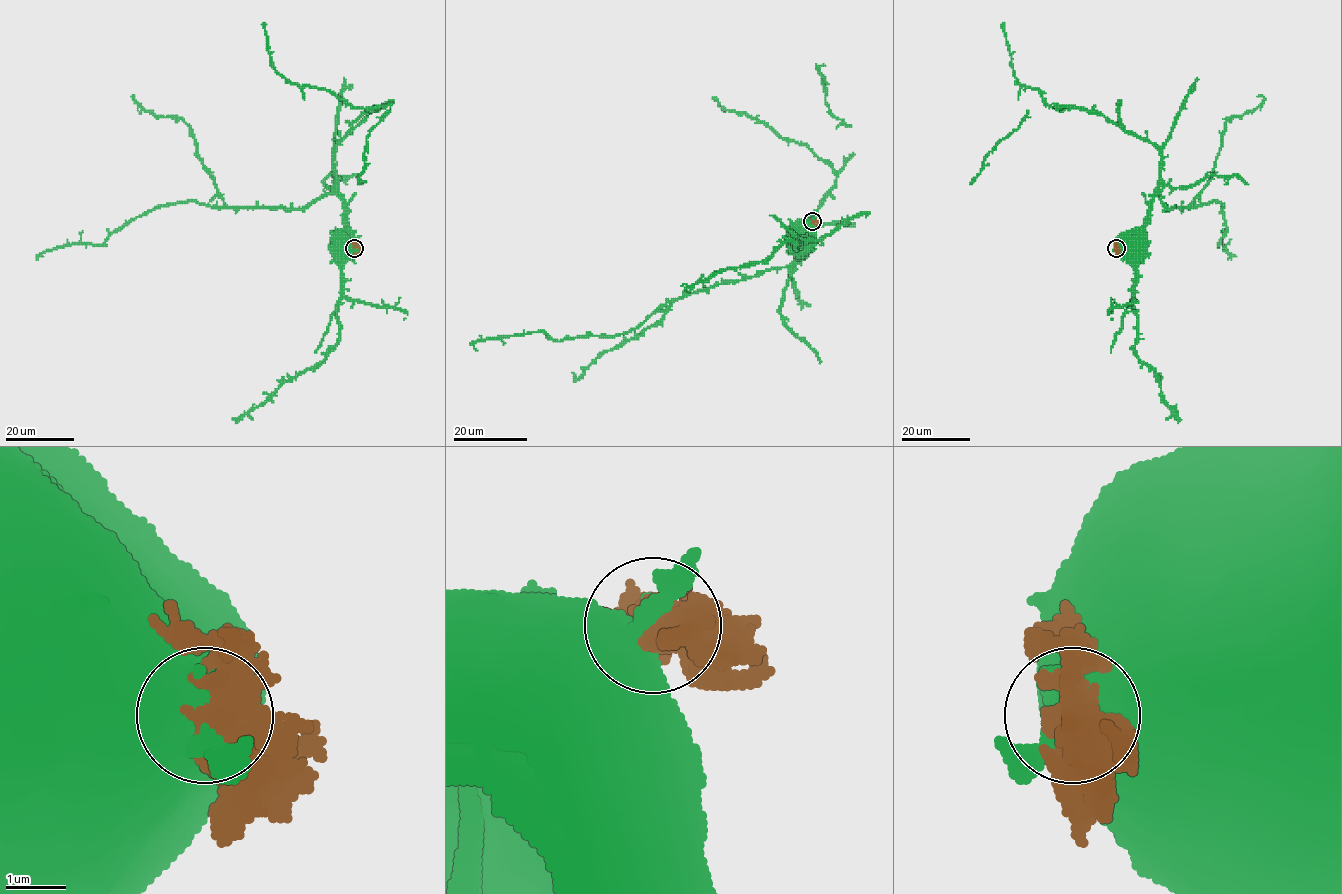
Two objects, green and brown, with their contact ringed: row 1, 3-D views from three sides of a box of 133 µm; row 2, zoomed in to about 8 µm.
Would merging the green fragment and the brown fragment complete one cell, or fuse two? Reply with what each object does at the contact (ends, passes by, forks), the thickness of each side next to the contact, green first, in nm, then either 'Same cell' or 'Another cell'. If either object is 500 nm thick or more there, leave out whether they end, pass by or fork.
Thickness 550 nm (green) against 550 nm. Another cell

